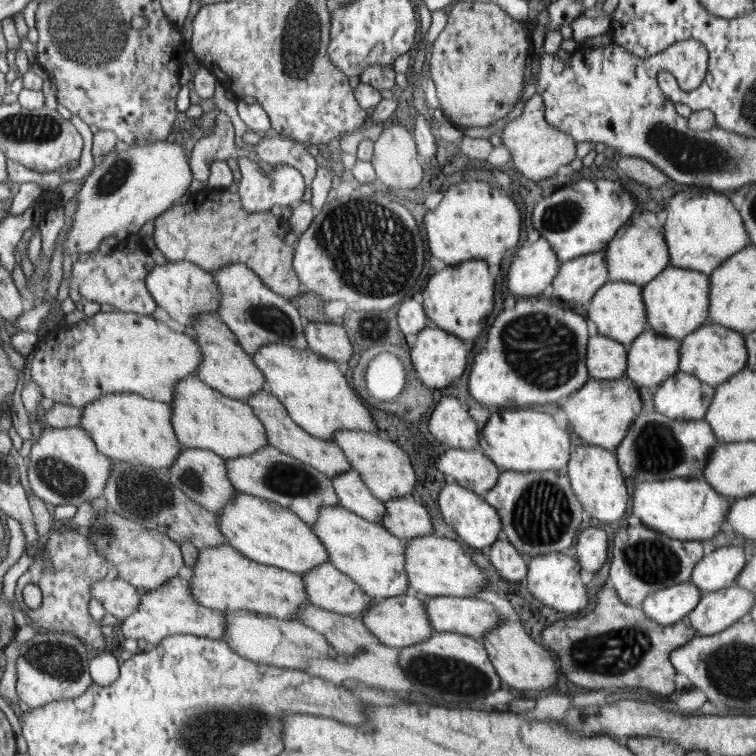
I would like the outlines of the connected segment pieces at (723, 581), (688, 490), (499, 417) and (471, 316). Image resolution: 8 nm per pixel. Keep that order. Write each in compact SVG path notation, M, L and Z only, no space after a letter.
M738 546L716 548L694 567L690 581L707 593L733 586L747 564L745 556Z
M673 478L670 480L655 480L654 482L643 481L642 483L633 484L634 490L633 503L631 504L636 522L673 537L681 541L704 541L704 538L712 538L716 534L722 534L720 528L724 524L725 516L728 515L729 508L732 504L704 478Z
M534 410L498 412L492 414L482 430L482 446L479 450L486 454L502 471L544 472L544 470L564 469L570 458L570 436L560 428L551 414Z
M472 260L470 264L448 266L436 272L424 288L424 310L428 318L442 330L454 332L462 340L478 340L486 332L486 320L494 312L494 296L498 296L498 280L490 272L490 264Z

